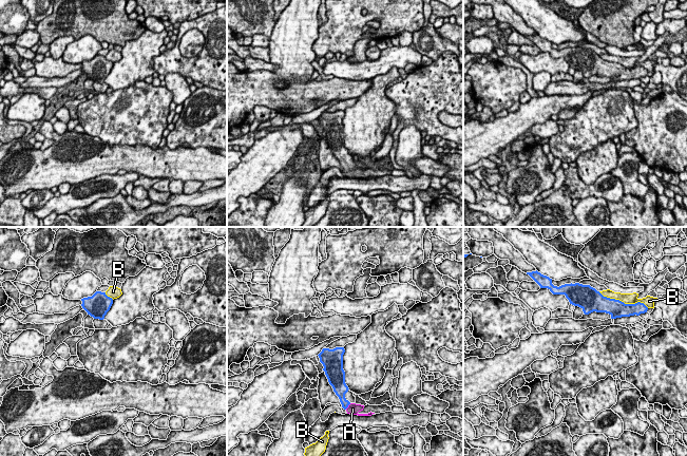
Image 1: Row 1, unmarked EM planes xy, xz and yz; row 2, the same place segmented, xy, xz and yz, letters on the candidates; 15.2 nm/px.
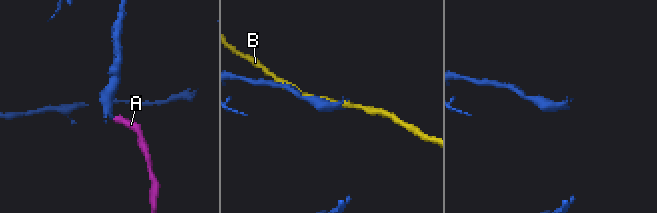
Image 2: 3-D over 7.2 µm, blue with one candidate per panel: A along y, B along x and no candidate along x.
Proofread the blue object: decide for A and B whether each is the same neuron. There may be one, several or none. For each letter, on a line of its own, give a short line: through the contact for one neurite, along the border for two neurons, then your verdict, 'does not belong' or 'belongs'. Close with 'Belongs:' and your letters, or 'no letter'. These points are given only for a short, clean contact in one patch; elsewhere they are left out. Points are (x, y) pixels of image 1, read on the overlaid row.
A: line xz (341, 392), (342, 399), (347, 406), (352, 409); belongs
B: does not belong
Belongs: A

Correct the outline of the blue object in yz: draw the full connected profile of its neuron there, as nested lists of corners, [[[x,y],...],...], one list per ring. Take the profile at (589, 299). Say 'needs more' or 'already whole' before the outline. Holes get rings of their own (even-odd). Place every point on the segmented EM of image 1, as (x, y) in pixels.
already whole; [[[527,272],[540,288],[548,288],[553,294],[565,294],[570,304],[578,306],[583,309],[585,315],[593,311],[606,312],[611,316],[611,319],[640,316],[648,310],[648,307],[641,302],[635,304],[625,304],[615,299],[604,297],[599,291],[590,285],[583,285],[579,283],[565,284],[559,287],[552,284],[552,279],[540,272]]]

